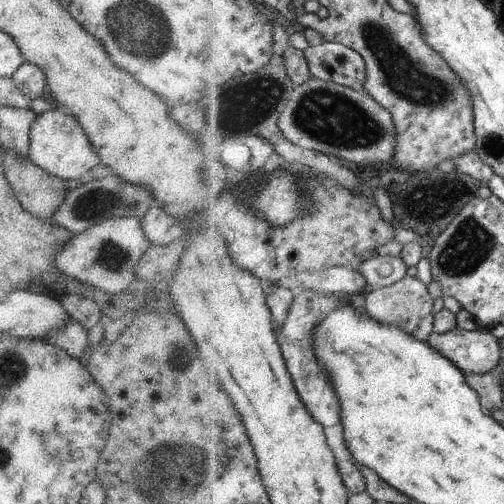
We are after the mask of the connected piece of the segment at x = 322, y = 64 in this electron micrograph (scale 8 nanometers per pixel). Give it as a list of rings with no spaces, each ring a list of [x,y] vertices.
[[[325,43],[306,50],[314,76],[365,91],[368,62],[356,49],[342,43]]]

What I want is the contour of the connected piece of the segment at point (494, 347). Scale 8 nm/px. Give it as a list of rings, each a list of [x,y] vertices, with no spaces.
[[[457,325],[454,330],[444,334],[432,333],[430,346],[448,356],[452,362],[460,364],[464,372],[478,376],[494,372],[501,358],[498,338],[490,331],[491,329],[481,327],[478,332],[478,326],[468,331]]]

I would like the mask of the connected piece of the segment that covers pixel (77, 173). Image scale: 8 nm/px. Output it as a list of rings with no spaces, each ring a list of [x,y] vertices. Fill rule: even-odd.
[[[61,108],[36,115],[30,127],[28,158],[44,172],[63,181],[84,180],[85,174],[100,163],[100,156],[94,152],[80,122]]]

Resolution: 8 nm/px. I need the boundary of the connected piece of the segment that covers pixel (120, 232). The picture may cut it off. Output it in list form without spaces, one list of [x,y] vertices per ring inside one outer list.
[[[136,216],[109,218],[73,235],[66,248],[56,254],[55,268],[82,284],[96,286],[110,294],[120,294],[132,283],[136,283],[138,260],[150,247],[150,240],[142,230],[141,219]]]

